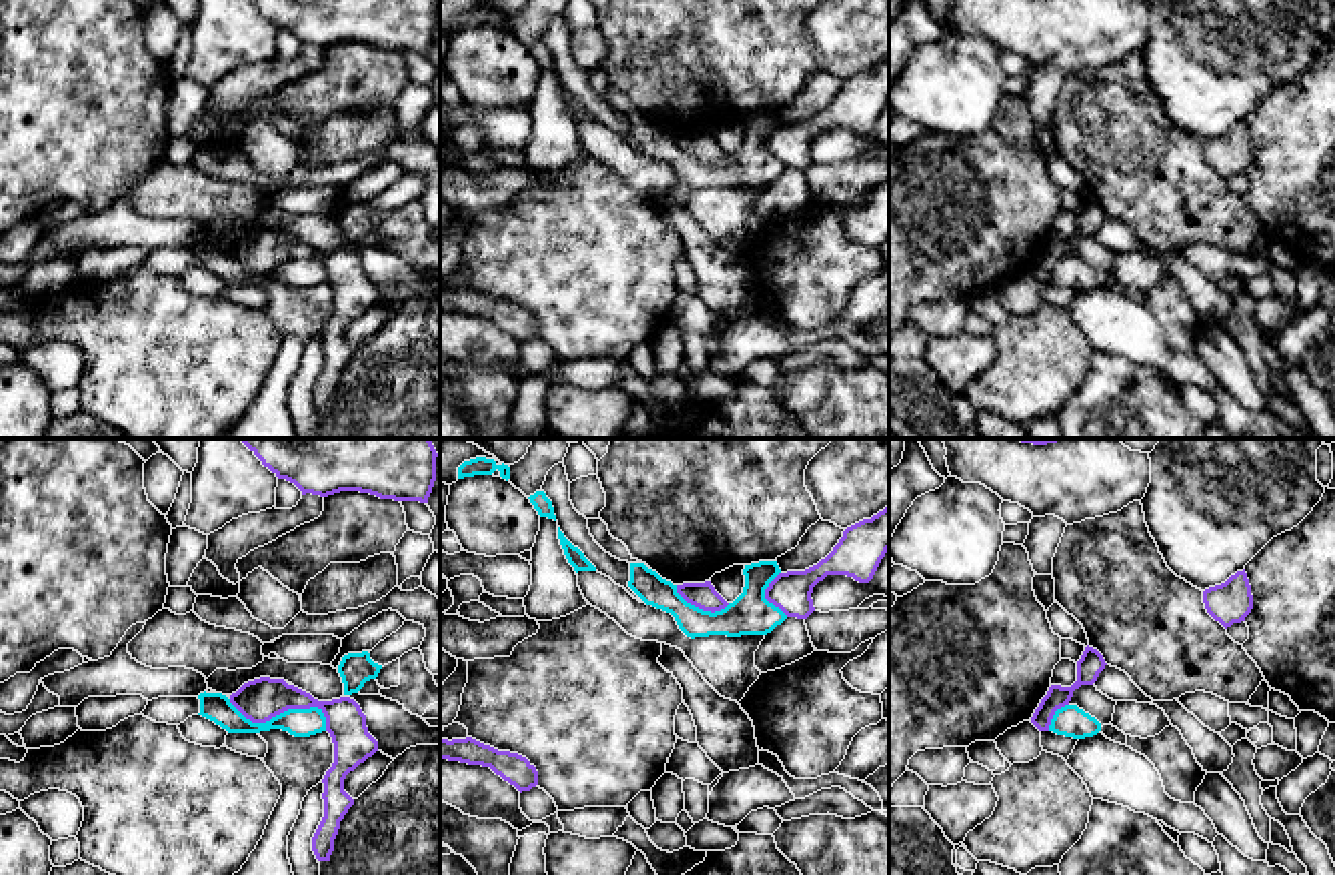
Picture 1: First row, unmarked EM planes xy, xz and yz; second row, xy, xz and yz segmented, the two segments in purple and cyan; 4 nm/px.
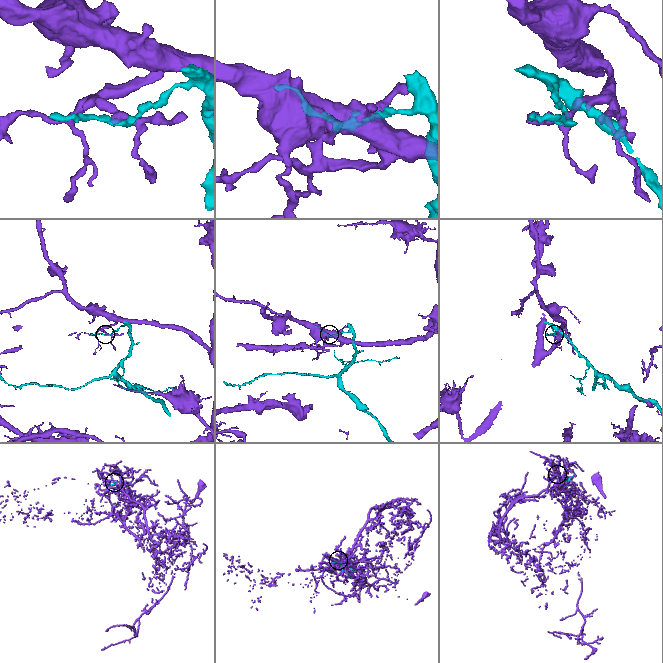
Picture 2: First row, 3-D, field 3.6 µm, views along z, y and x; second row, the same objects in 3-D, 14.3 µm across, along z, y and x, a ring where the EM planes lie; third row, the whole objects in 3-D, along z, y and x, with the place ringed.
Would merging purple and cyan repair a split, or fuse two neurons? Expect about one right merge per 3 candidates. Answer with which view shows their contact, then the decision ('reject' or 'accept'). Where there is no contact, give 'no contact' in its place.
contact in xy; reject

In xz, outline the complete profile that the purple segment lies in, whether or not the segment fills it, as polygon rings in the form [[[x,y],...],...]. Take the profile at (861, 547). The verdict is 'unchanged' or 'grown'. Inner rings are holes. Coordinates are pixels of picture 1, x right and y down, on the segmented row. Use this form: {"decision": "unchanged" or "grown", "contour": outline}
{"decision": "unchanged", "contour": [[[889,507],[843,531],[833,551],[805,571],[779,573],[765,589],[765,599],[787,617],[807,619],[813,607],[813,587],[827,575],[847,575],[869,583],[889,551]]]}

